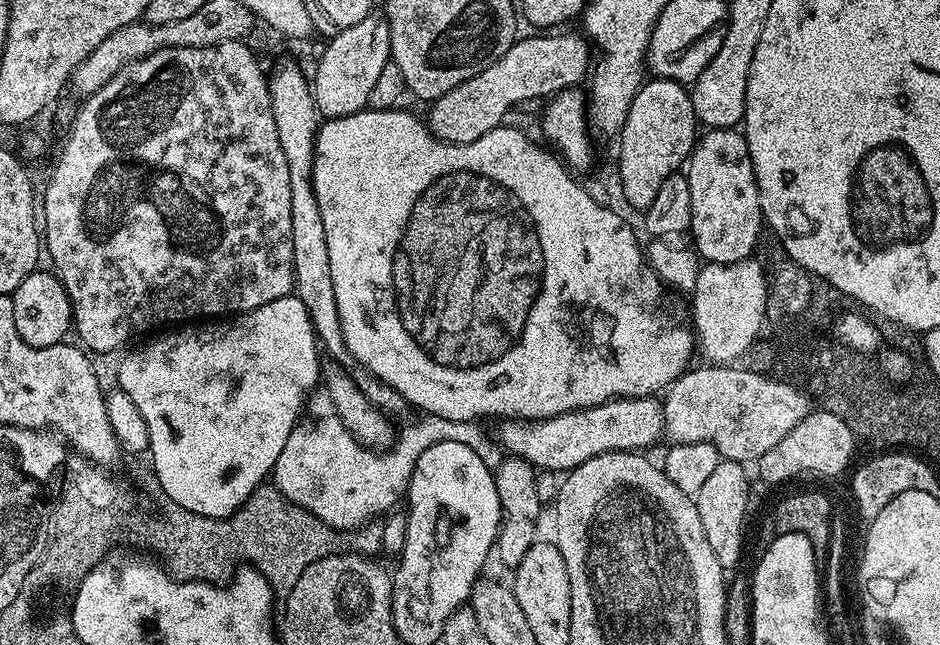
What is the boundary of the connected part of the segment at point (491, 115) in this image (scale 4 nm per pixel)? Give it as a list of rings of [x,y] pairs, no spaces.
[[[532,35],[536,36],[517,39],[510,50],[506,50],[494,66],[486,66],[482,74],[474,74],[474,78],[431,101],[429,108],[432,109],[426,115],[428,131],[447,144],[469,144],[482,138],[482,134],[490,134],[490,130],[501,127],[508,108],[515,104],[524,104],[527,100],[543,101],[562,90],[583,85],[583,80],[585,83],[589,79],[594,52],[583,35]]]

